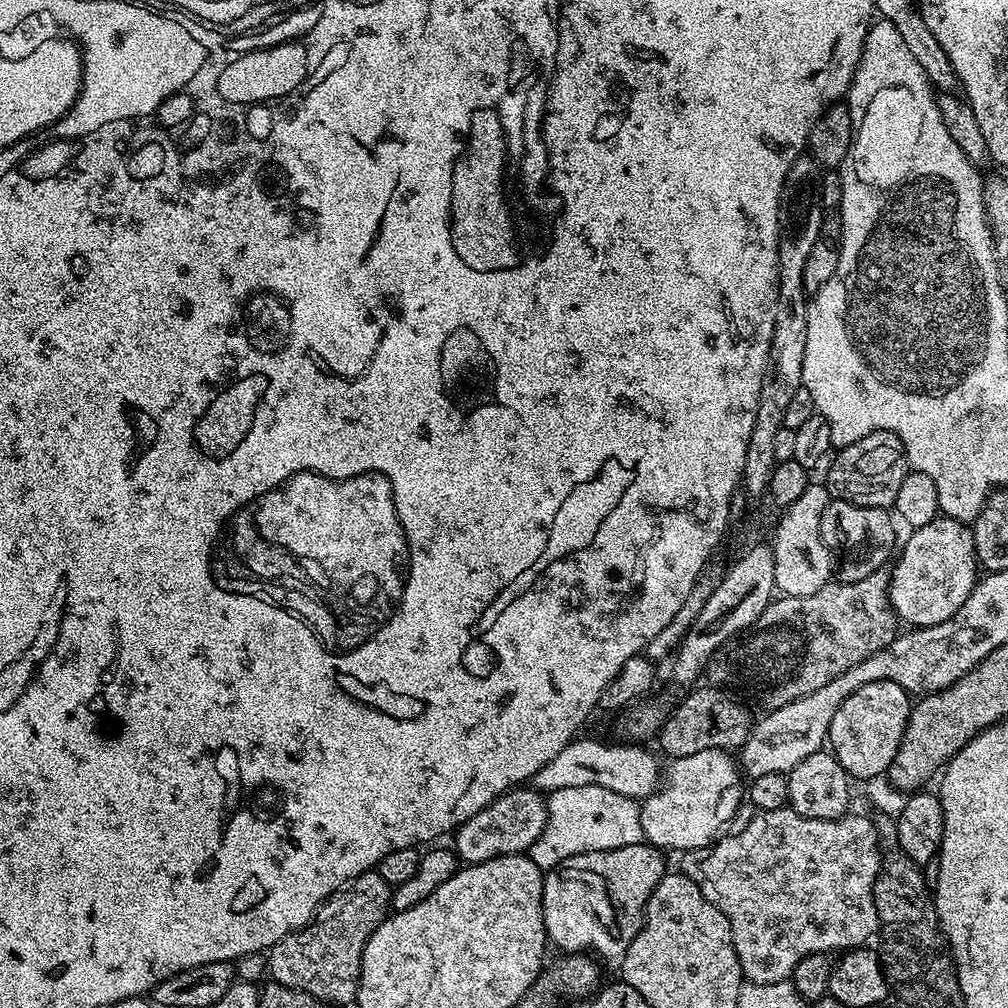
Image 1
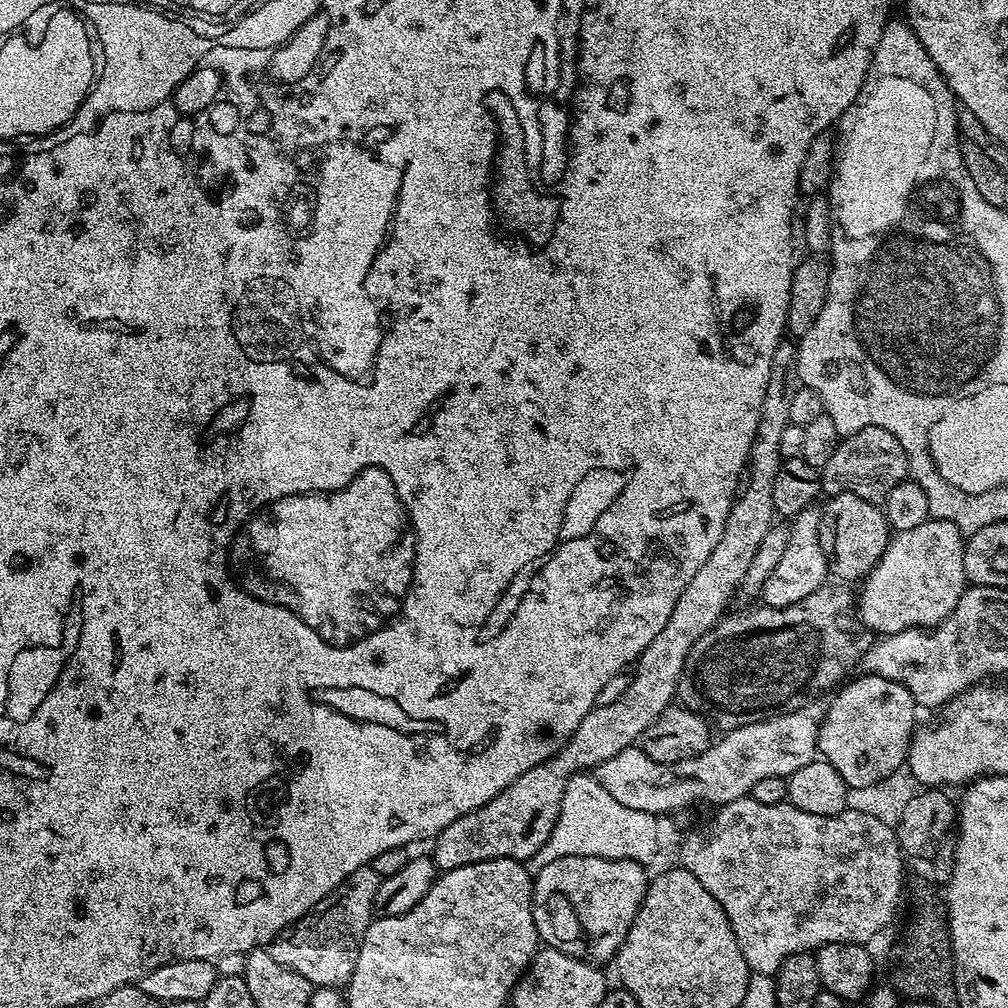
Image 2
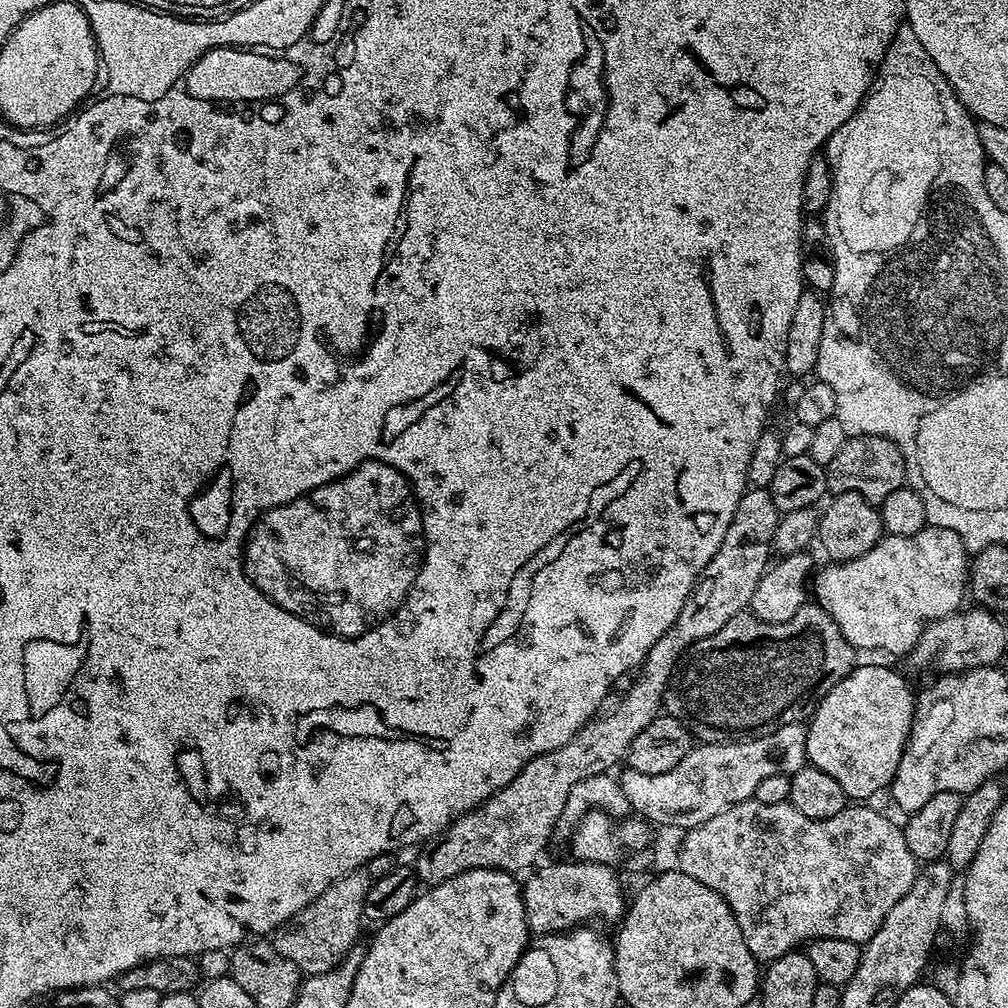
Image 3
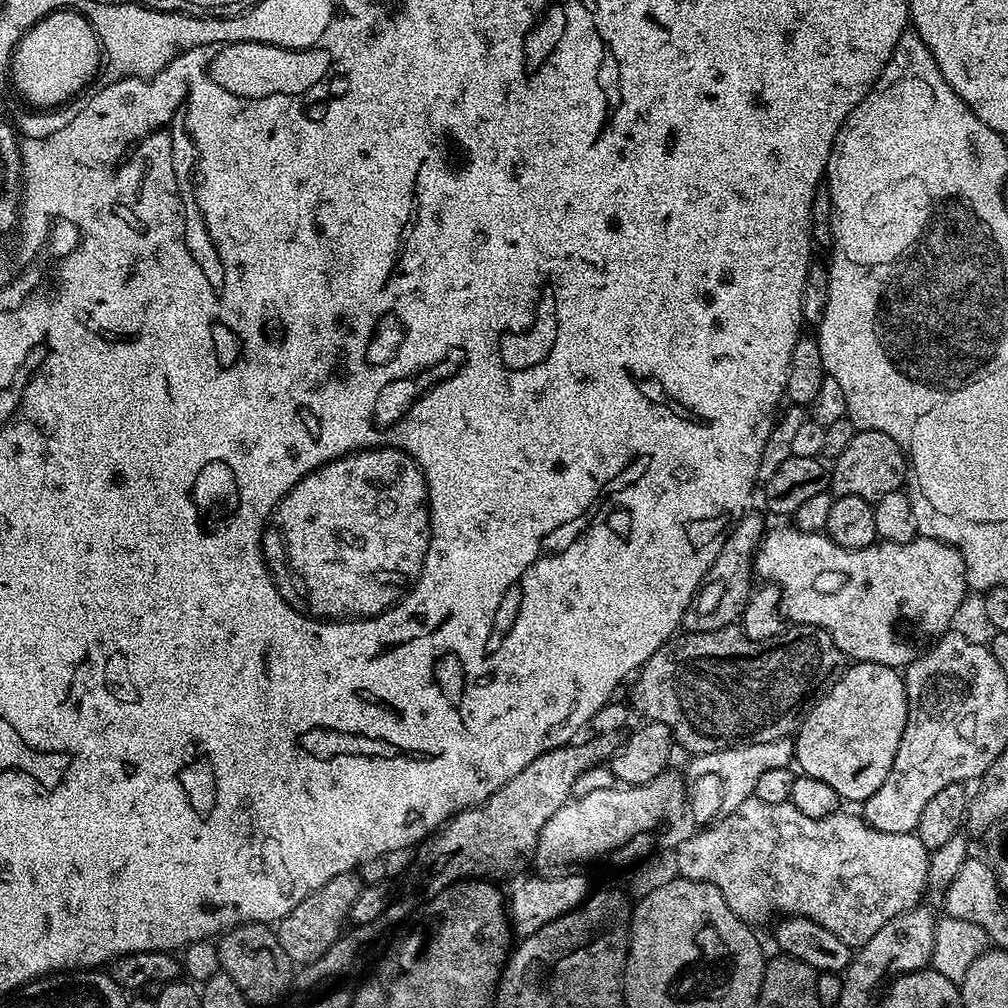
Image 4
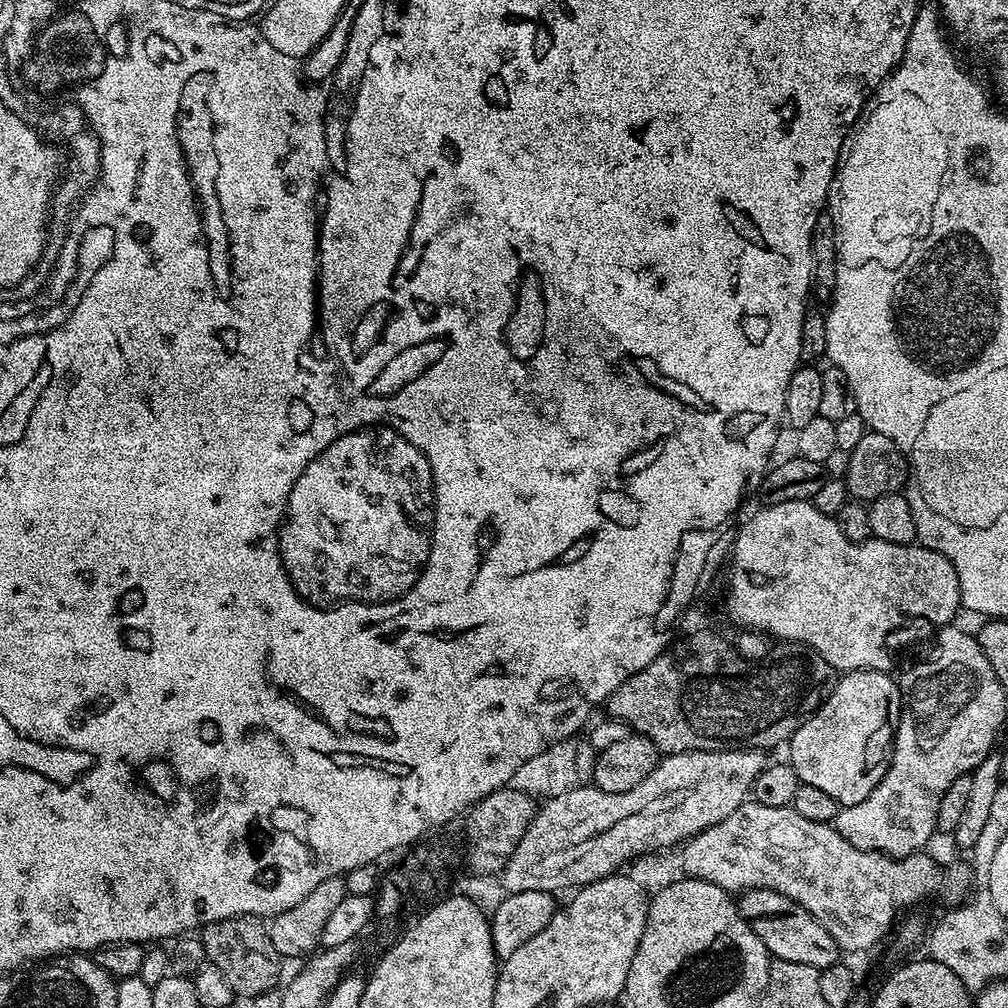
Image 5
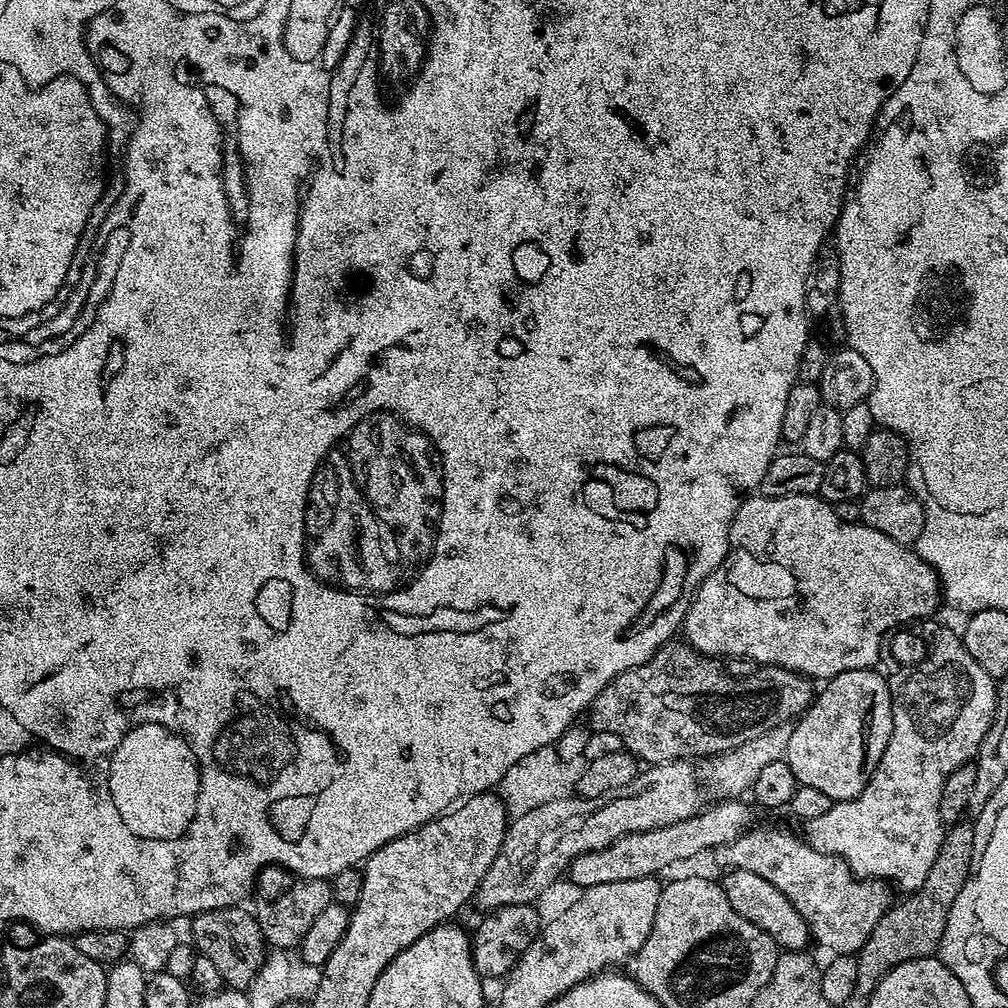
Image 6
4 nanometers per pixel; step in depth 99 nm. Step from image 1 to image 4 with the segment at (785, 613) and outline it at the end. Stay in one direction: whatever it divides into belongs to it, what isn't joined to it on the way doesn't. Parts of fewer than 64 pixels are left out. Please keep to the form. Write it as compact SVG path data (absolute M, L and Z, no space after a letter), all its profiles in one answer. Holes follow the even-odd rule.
M728 624L725 628L710 630L709 632L684 632L683 634L677 634L672 639L667 640L662 646L658 646L658 650L654 650L654 654L650 654L650 658L641 666L640 671L635 673L634 681L636 680L636 685L632 688L630 704L635 711L637 708L644 715L643 719L645 721L666 725L672 732L673 741L679 747L681 744L688 751L688 754L717 752L723 748L732 748L736 744L774 742L775 740L791 737L799 729L800 723L808 715L808 712L840 681L840 677L844 675L845 671L846 657L844 652L838 650L834 638L830 638L830 634L826 634L826 630L822 630L818 626L792 624L785 627L782 632L770 640L754 641L747 637L740 626Z

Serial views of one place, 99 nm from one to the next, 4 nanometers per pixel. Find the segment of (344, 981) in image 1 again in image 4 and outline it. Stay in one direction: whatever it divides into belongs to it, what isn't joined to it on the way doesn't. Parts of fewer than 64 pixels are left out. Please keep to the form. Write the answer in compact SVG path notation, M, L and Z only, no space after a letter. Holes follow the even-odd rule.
M356 872L338 874L338 878L330 878L330 882L314 890L314 894L302 898L302 902L298 902L298 906L294 906L290 914L278 921L274 928L276 937L293 965L303 966L314 962L322 958L322 954L326 954L330 946L334 946L349 923L350 906L354 906L354 898L358 898L361 887L360 877Z

